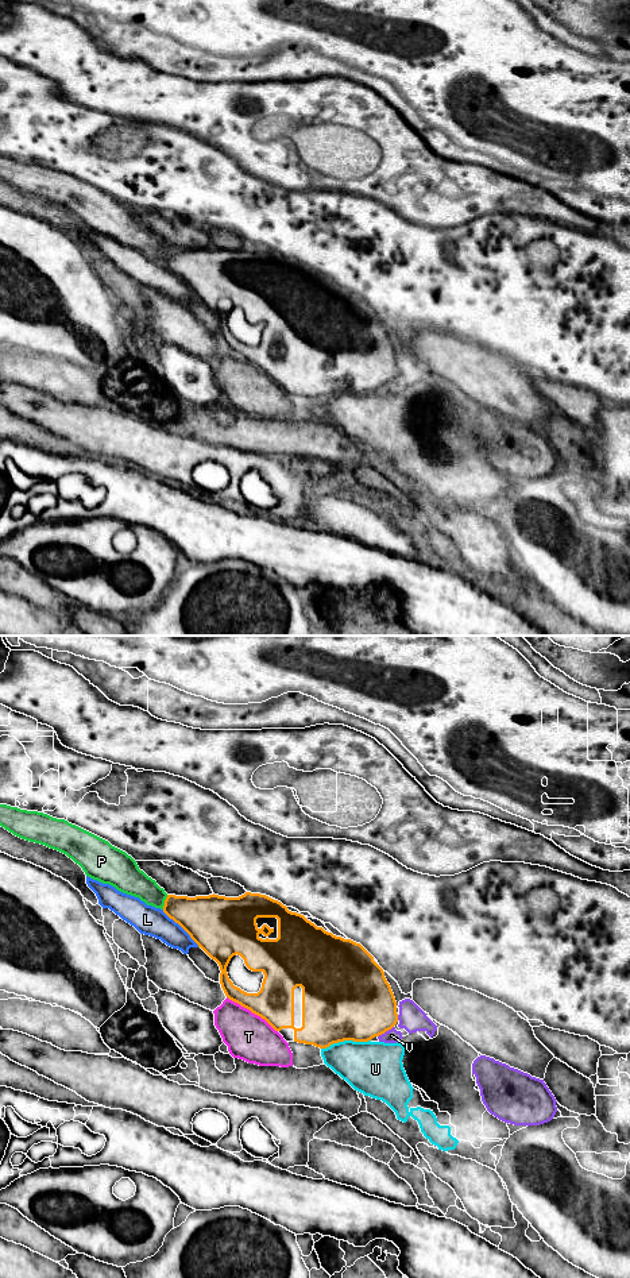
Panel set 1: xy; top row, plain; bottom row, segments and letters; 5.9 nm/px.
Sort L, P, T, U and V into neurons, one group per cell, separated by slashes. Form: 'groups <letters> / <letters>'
groups L / P / T / U / V

